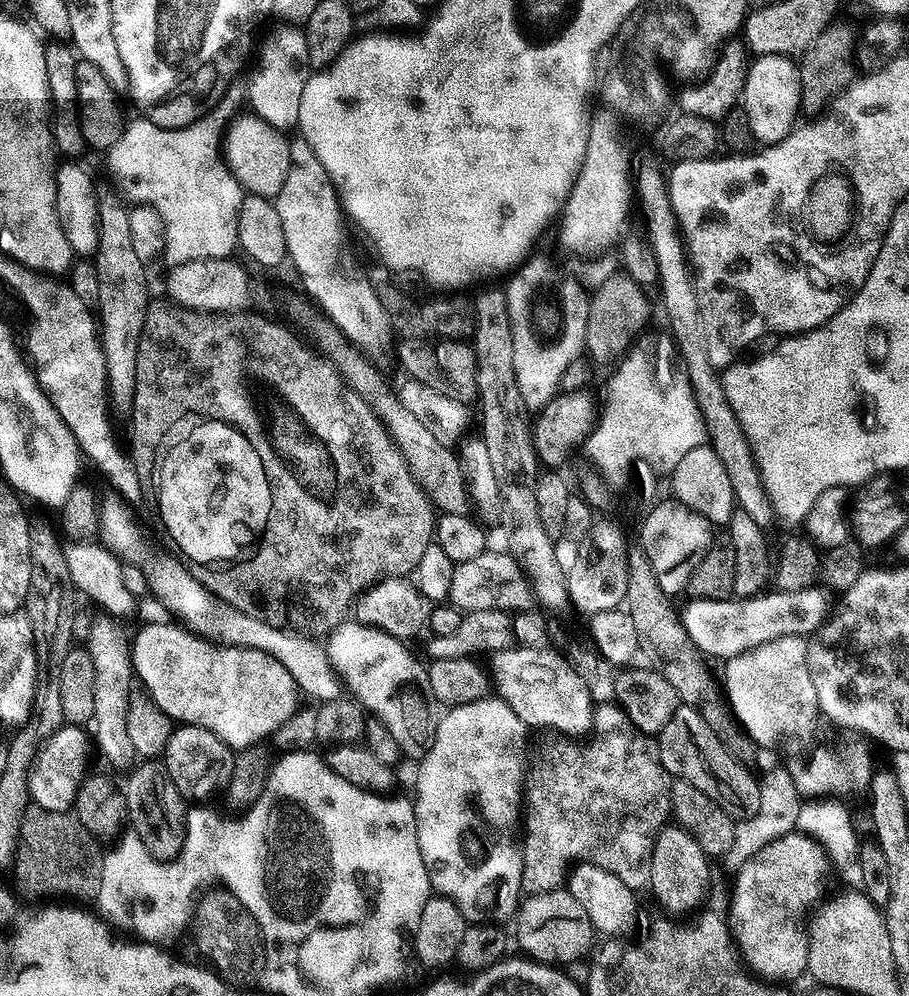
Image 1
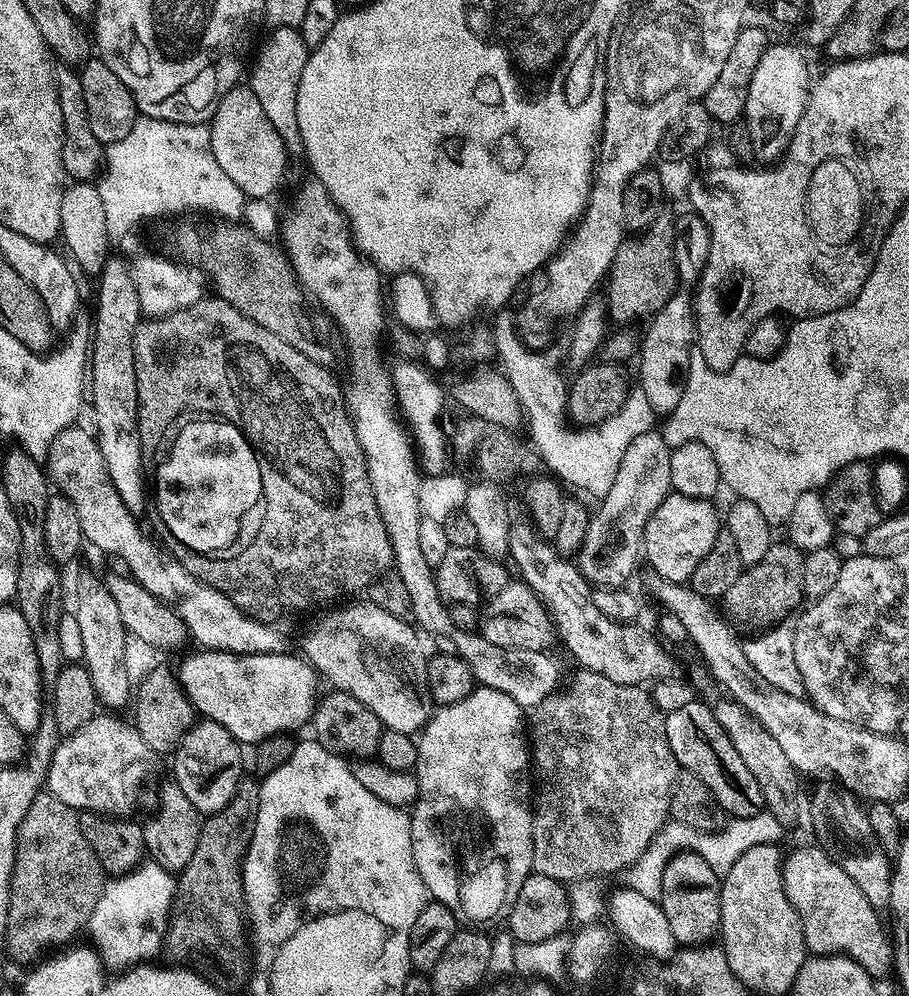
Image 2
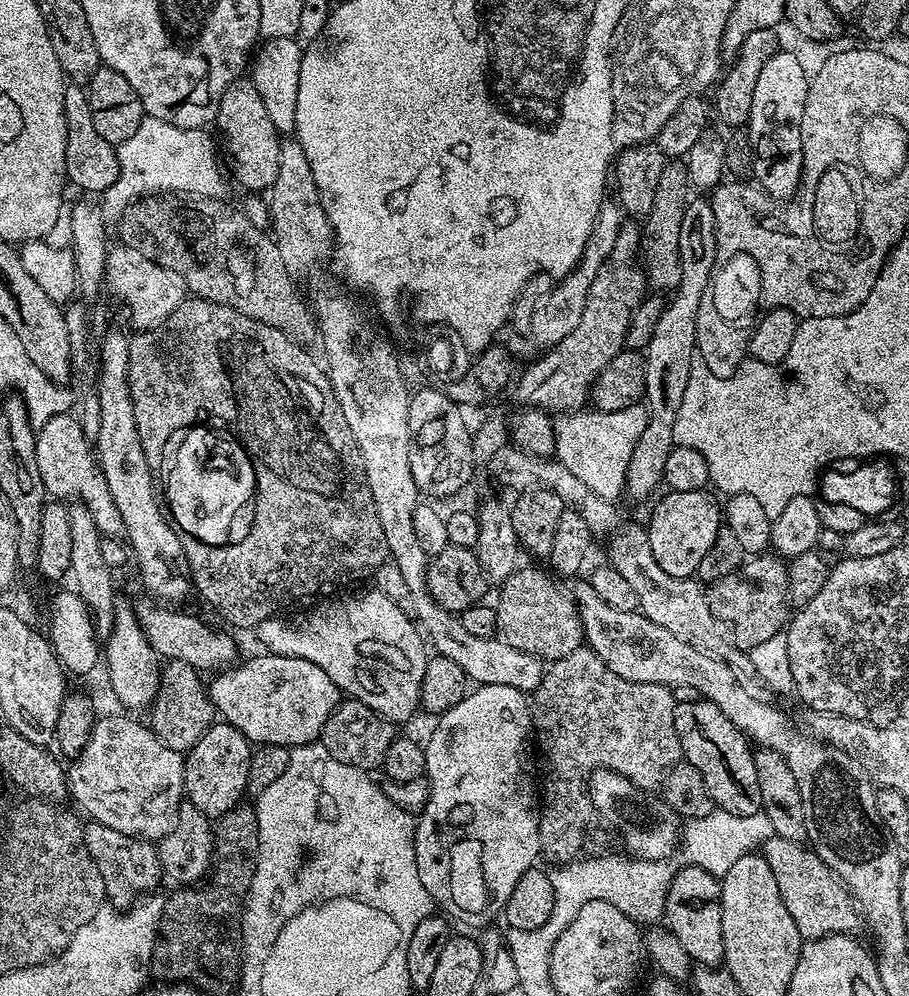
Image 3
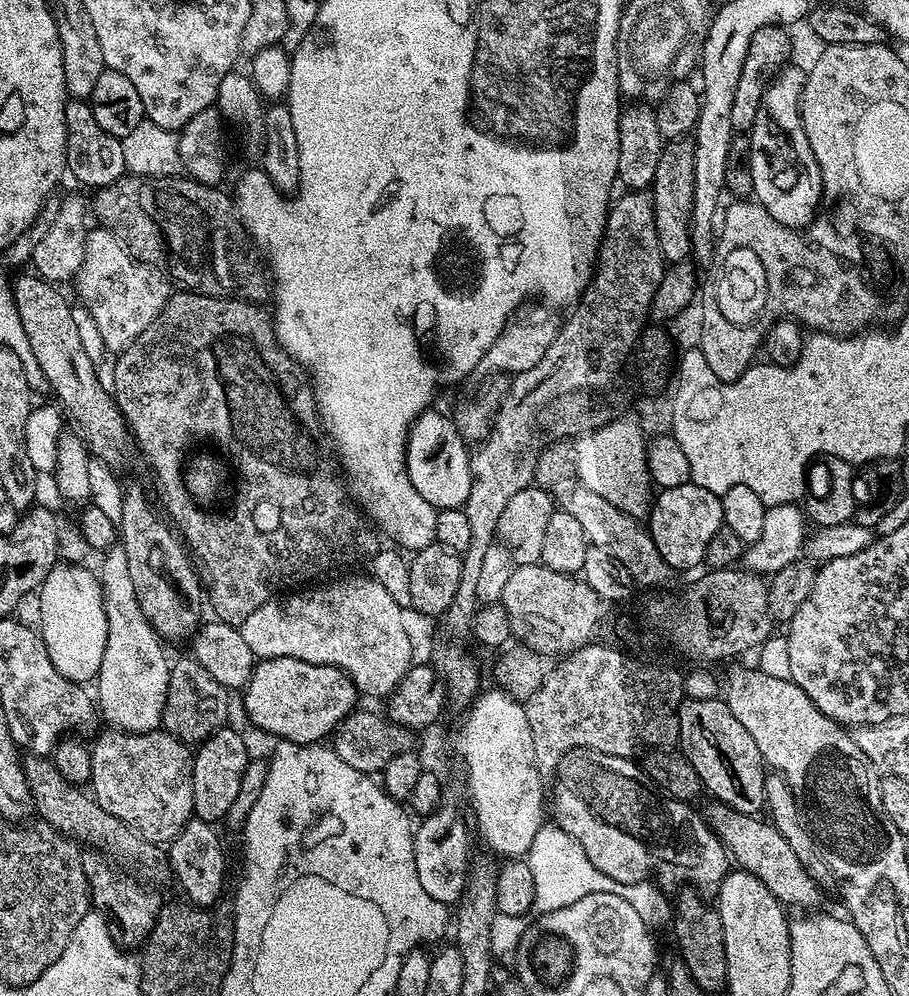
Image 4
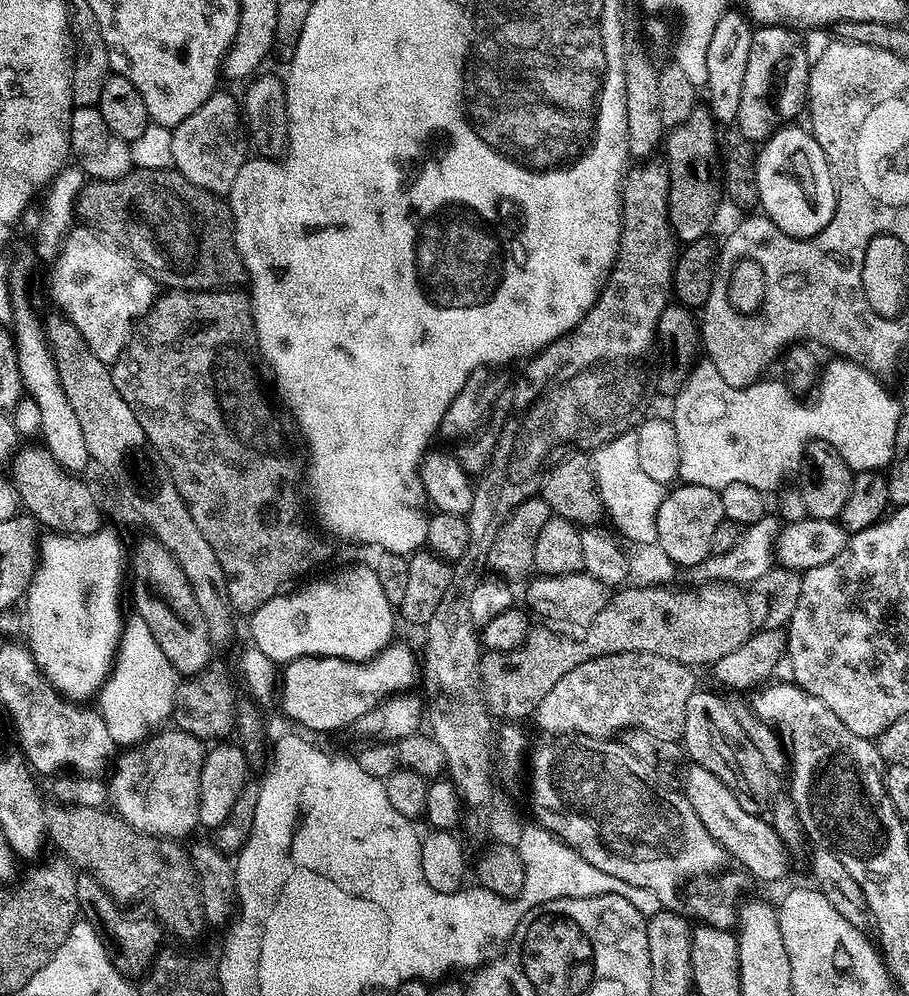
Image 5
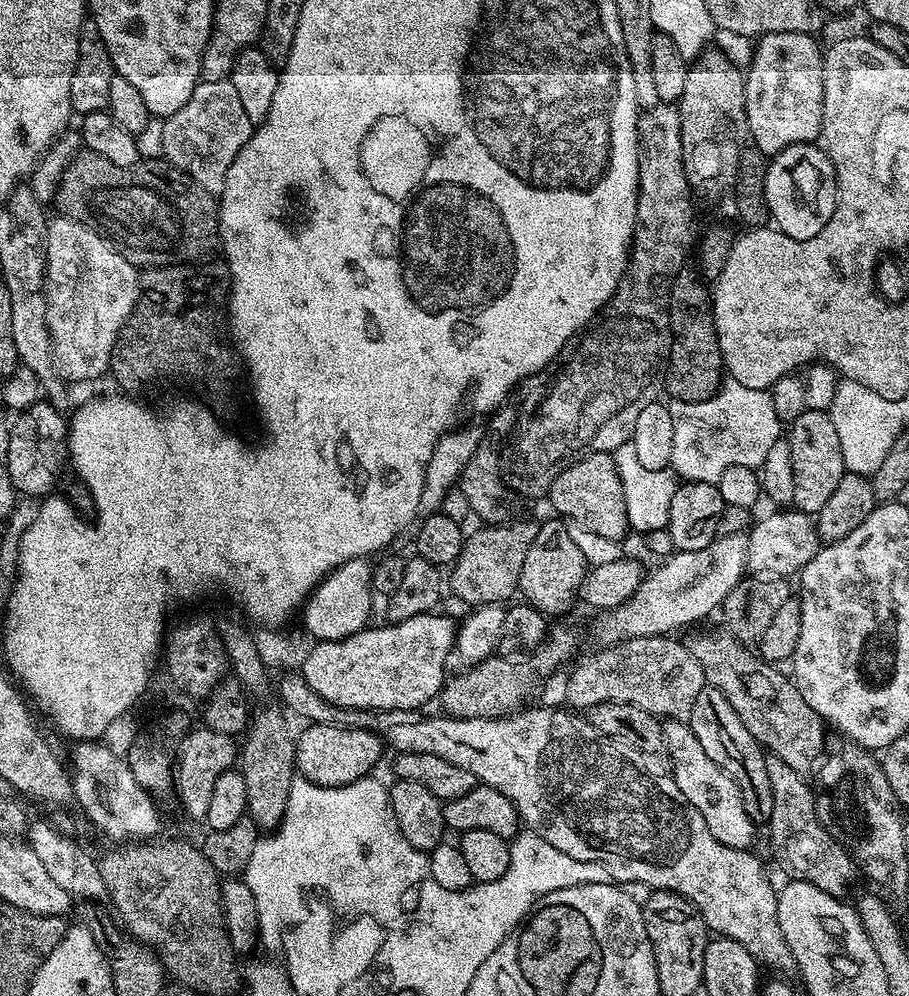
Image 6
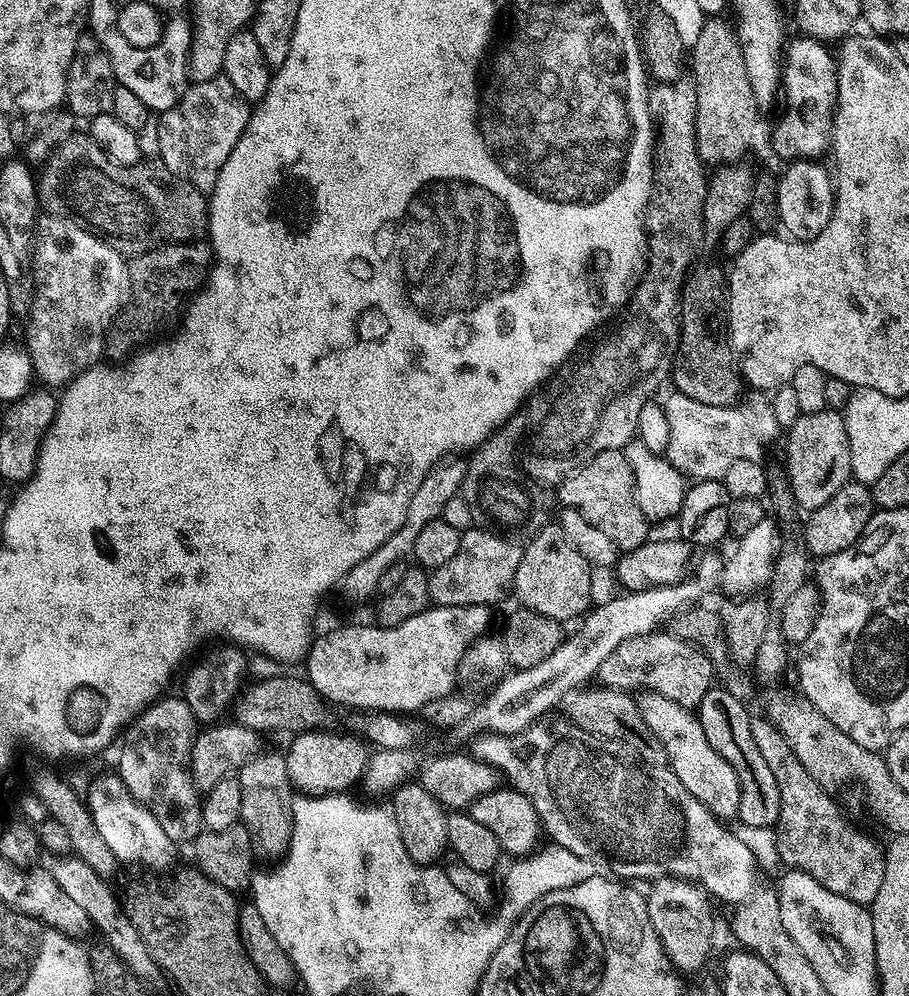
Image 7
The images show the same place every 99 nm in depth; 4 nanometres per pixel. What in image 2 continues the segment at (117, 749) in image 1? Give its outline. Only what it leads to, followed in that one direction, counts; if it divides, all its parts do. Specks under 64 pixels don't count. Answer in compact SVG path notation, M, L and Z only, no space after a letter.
M84 576L80 580L80 585L76 588L76 612L74 612L74 619L78 622L78 630L82 633L82 654L84 655L82 664L84 667L87 668L90 679L92 683L94 684L94 690L96 691L97 698L99 700L99 703L103 705L105 709L108 710L116 710L112 708L124 708L126 709L129 707L130 701L133 699L134 696L134 680L131 680L130 677L128 677L128 660L126 657L124 657L124 651L128 648L128 642L130 643L130 635L127 631L127 629L124 628L122 624L121 615L118 614L118 607L117 603L114 602L114 597L112 594L110 594L107 590L107 586L105 584L105 581L100 578L96 578L94 576Z

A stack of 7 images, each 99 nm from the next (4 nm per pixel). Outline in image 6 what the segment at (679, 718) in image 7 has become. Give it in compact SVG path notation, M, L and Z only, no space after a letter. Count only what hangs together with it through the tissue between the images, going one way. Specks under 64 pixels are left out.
M664 720L662 727L664 752L672 759L670 774L678 790L686 794L686 802L690 802L690 806L694 806L694 810L698 810L698 814L706 818L706 826L710 826L710 834L714 834L714 838L718 838L722 846L751 849L752 839L755 838L758 828L752 823L750 814L746 814L746 806L742 806L742 794L734 778L730 778L730 774L726 774L726 770L722 770L722 766L718 766L718 762L714 762L714 758L710 758L706 750L702 750L702 745L698 742L698 738L694 738L694 730L688 723Z

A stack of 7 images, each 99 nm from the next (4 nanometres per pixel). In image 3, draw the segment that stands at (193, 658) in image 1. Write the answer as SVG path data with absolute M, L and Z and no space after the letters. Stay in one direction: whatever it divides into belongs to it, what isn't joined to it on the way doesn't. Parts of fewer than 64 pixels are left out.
M263 654L253 660L237 663L227 670L221 671L207 685L208 696L216 707L217 713L227 723L232 724L253 745L283 744L285 746L299 746L313 743L323 733L326 718L336 708L342 699L339 688L326 678L326 670L314 666L314 662L306 662L302 658L289 656L273 656Z

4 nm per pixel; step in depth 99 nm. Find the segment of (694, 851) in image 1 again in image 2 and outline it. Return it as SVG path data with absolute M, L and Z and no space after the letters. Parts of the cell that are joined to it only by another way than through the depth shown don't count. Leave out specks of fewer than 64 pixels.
M683 850L668 860L660 879L660 909L666 914L666 922L670 922L670 934L674 934L677 945L699 946L707 944L720 931L720 886L722 880L717 872L696 852Z

